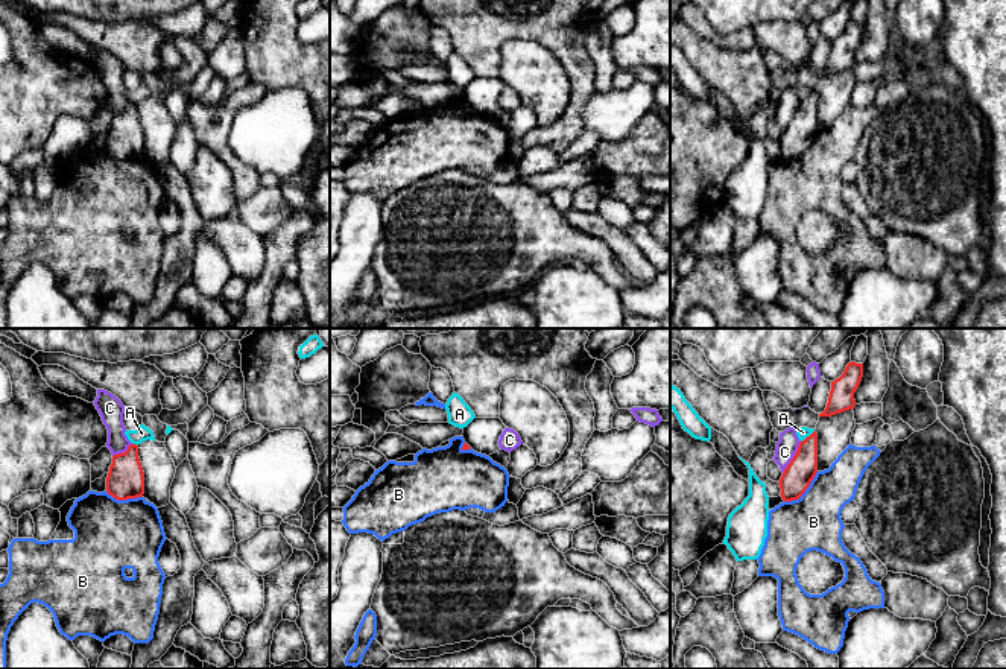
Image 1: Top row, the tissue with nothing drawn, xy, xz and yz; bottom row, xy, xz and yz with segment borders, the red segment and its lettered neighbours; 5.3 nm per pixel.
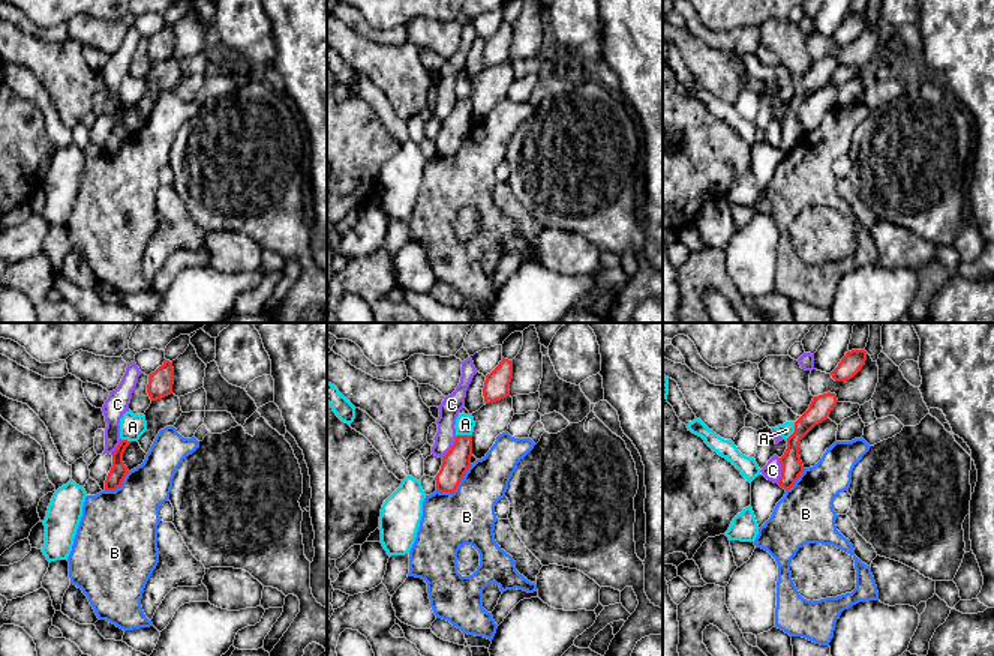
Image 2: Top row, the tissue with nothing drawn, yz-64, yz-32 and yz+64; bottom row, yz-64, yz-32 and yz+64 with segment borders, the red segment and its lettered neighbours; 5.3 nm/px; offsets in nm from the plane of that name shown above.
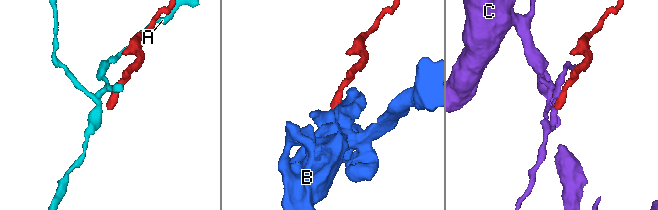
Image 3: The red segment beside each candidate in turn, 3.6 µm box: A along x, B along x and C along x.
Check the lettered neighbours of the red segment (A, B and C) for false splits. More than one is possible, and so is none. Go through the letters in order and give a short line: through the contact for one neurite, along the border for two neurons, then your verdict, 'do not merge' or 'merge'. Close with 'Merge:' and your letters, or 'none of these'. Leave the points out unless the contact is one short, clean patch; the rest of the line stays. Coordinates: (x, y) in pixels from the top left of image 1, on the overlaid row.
A: do not merge
B: yz (818, 472), (810, 485), (797, 499), (784, 502) | do not merge
C: yz (801, 441), (783, 473) | do not merge
Merge: none of these

